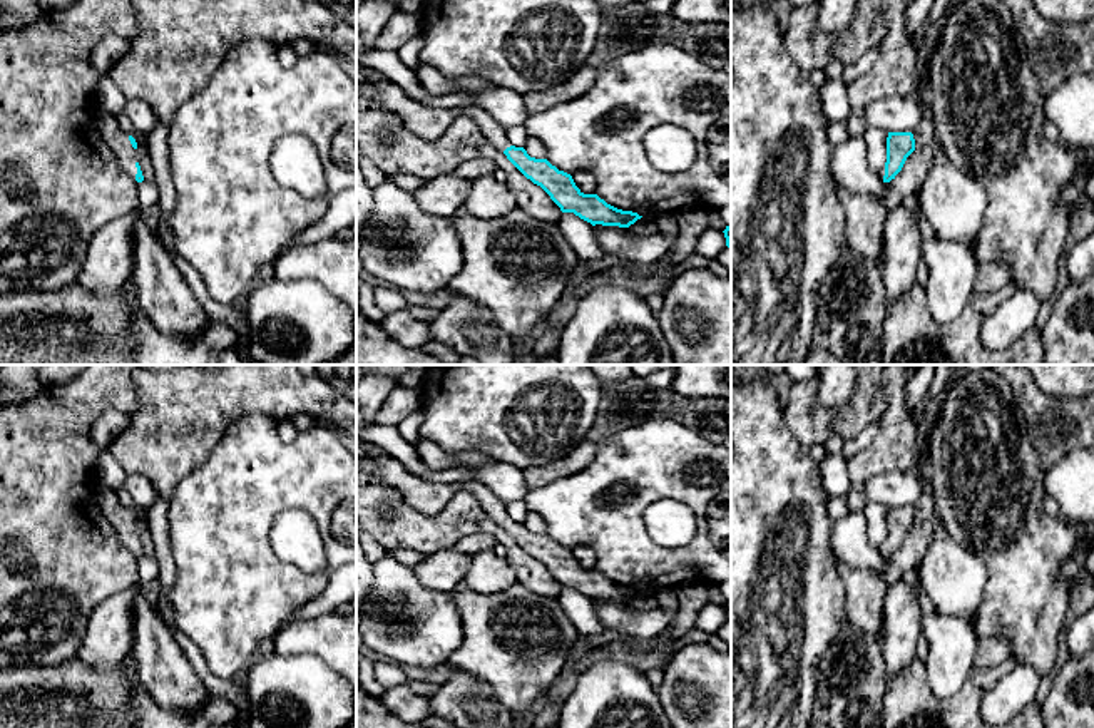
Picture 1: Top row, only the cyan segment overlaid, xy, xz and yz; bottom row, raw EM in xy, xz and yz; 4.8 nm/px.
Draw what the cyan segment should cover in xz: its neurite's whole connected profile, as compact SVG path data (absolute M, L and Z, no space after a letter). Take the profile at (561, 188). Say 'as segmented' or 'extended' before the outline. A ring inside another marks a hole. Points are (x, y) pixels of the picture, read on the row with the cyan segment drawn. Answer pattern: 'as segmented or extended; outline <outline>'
extended; outline M386 79L375 80L373 90L376 102L385 110L395 114L413 134L425 141L437 141L458 115L472 119L490 144L504 152L527 179L540 186L562 213L574 213L592 226L629 228L642 218L637 213L607 204L597 194L584 194L570 174L559 171L547 159L530 157L524 147L512 146L507 131L475 104L460 109L427 105L412 99Z

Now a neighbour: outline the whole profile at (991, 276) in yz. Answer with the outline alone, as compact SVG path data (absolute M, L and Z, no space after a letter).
M1002 258L999 261L980 263L974 291L977 295L990 295L1004 288L1010 281L1012 259Z

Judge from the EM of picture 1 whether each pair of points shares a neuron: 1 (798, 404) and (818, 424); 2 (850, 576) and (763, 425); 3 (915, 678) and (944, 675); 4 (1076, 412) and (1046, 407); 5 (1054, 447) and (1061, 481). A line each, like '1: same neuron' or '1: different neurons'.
1: same neuron
2: different neurons
3: different neurons
4: same neuron
5: different neurons

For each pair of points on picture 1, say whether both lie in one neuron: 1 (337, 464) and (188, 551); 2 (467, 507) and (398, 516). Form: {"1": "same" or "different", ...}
{"1": "same", "2": "same"}

